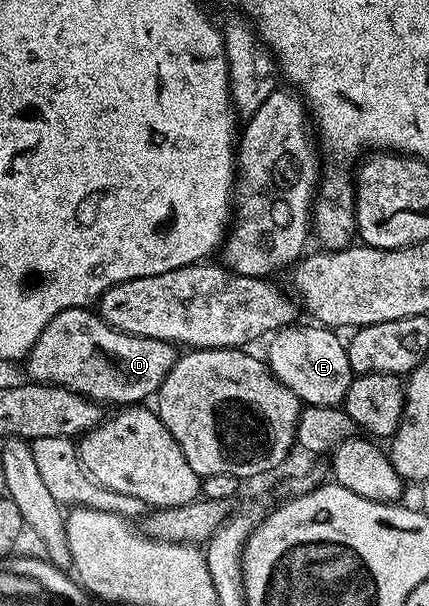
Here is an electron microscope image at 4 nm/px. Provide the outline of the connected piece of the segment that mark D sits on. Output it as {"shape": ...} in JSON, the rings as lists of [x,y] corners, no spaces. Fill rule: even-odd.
{"shape":[[[86,307],[61,310],[61,314],[57,314],[57,318],[53,318],[45,330],[41,330],[41,338],[37,338],[33,350],[25,357],[25,365],[31,375],[28,377],[36,384],[55,384],[58,388],[68,388],[104,405],[135,406],[146,401],[143,400],[146,396],[154,397],[158,393],[169,370],[173,370],[176,359],[176,345],[167,340],[125,334],[106,324],[90,307]]]}

